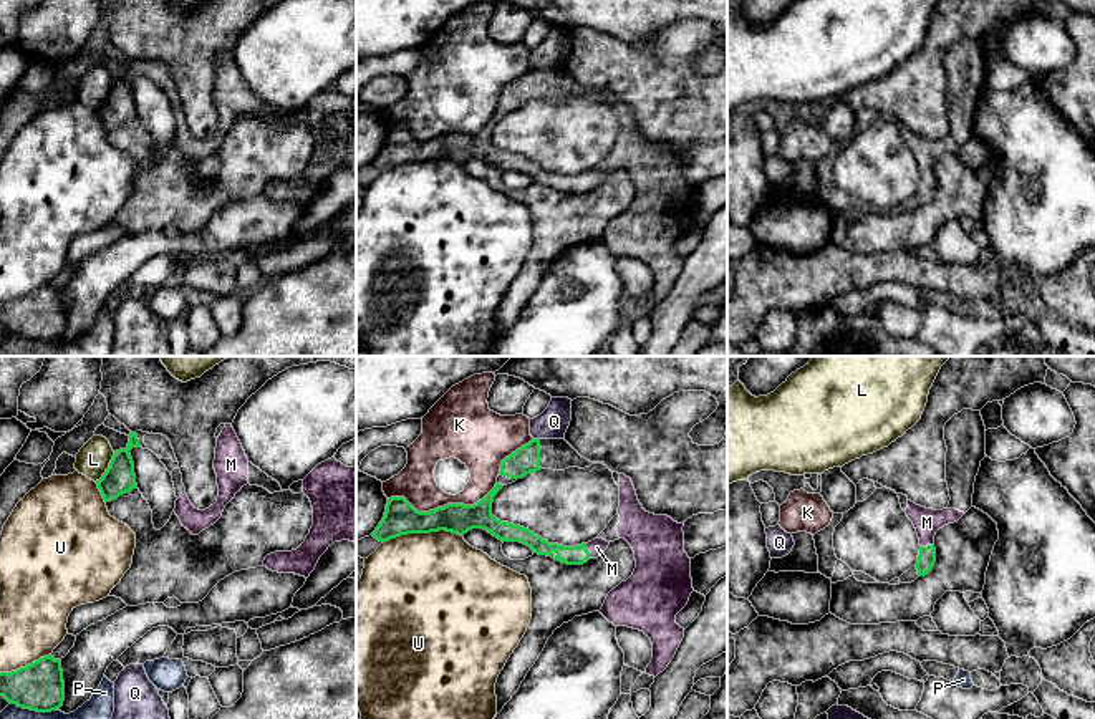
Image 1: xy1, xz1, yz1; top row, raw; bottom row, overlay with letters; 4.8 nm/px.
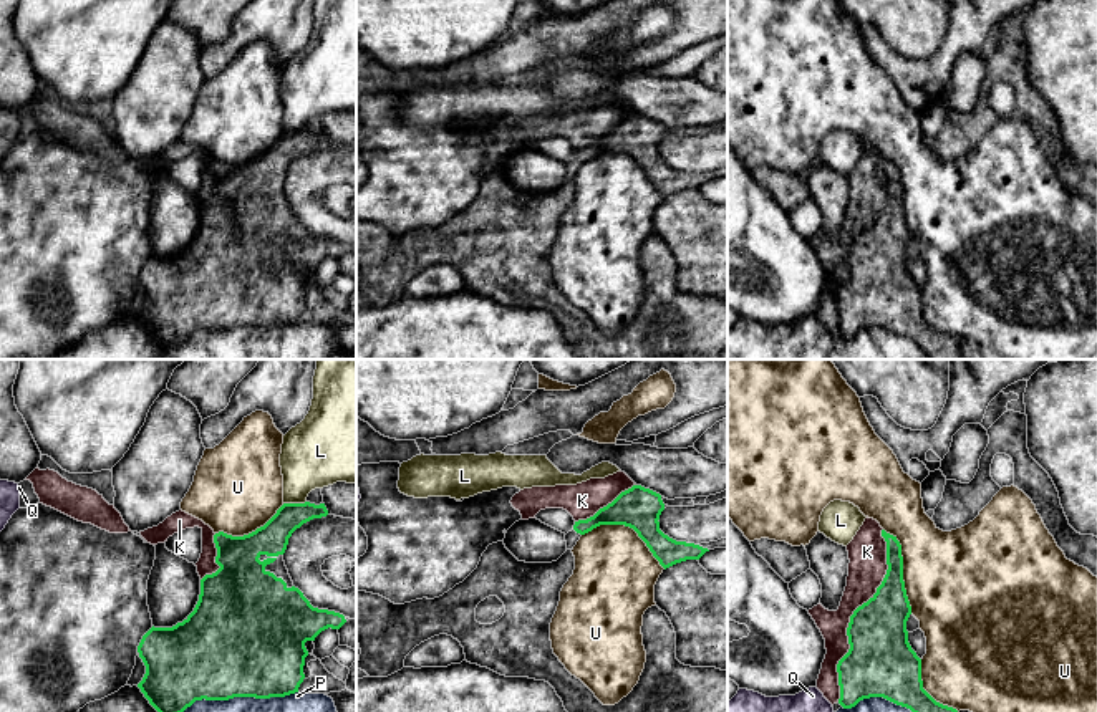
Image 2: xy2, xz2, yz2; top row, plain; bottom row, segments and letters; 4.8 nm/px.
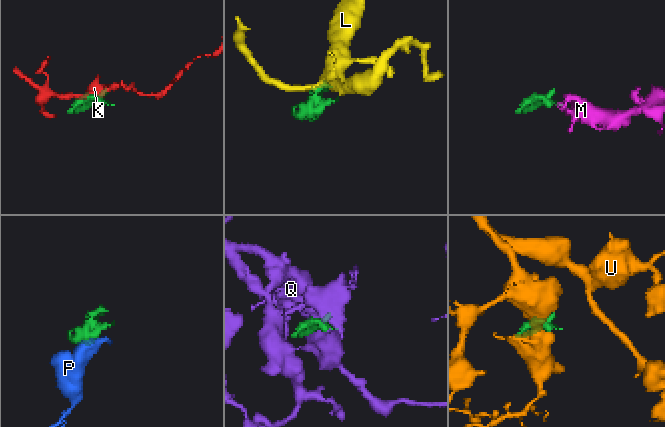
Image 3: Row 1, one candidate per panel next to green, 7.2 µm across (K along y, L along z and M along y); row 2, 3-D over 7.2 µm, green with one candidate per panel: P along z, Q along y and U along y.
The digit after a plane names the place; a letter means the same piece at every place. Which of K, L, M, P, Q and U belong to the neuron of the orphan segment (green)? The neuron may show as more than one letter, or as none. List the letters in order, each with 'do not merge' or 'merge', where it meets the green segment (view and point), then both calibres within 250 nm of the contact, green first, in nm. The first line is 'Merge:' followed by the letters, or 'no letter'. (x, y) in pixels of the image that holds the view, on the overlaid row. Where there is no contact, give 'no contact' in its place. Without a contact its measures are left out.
Merge: M
K: do not merge; meets green in yz2 at (852, 615); 320 nm thick on the green side, 190 nm on the other
L: do not merge; meets green in xy1 at (108, 468); 150 nm thick on the green side, 160 nm on the other
M: merge; meets green in xz1 at (587, 550); 100 nm thick on the green side, 90 nm on the other
P: do not merge; meets green in xy2 at (239, 696); 500 nm thick on the green side, 80 nm on the other
Q: do not merge; meets green in xz1 at (537, 439); 130 nm thick on the green side, 150 nm on the other
U: do not merge; meets green in xz2 at (627, 525); 200 nm thick on the green side, 400 nm on the other

